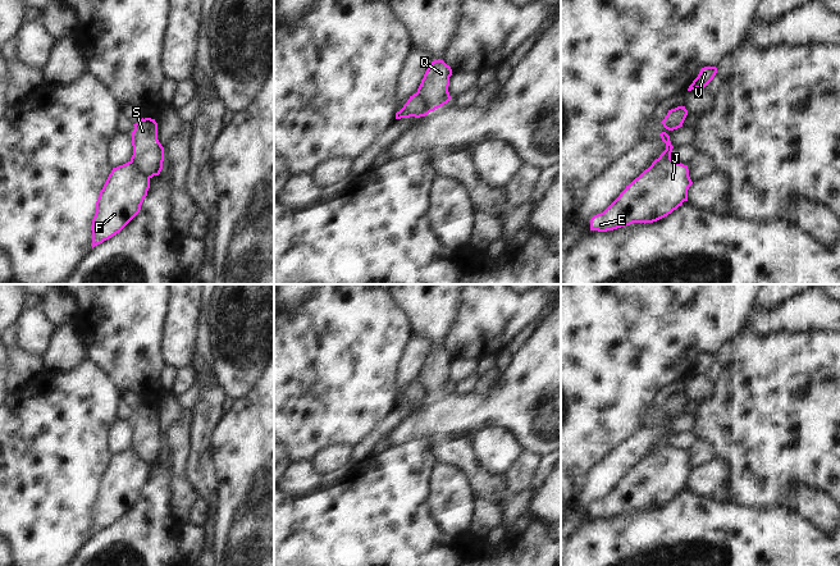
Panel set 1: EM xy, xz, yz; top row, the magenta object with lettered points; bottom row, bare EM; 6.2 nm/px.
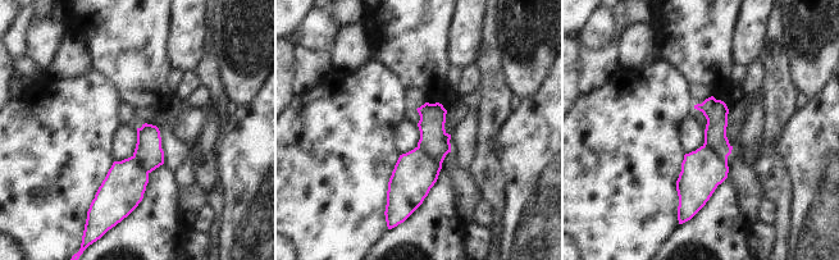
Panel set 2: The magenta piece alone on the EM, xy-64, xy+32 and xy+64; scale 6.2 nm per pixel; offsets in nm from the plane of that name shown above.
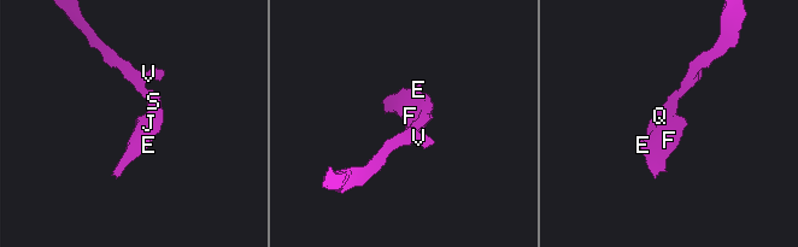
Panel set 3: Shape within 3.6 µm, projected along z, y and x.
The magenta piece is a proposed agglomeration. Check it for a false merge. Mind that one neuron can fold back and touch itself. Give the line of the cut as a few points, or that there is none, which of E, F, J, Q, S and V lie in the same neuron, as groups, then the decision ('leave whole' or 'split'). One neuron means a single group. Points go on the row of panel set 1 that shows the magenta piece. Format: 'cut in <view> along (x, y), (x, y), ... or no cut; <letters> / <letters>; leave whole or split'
cut in xy along (129, 161), (149, 178); E F J / Q S V; split

